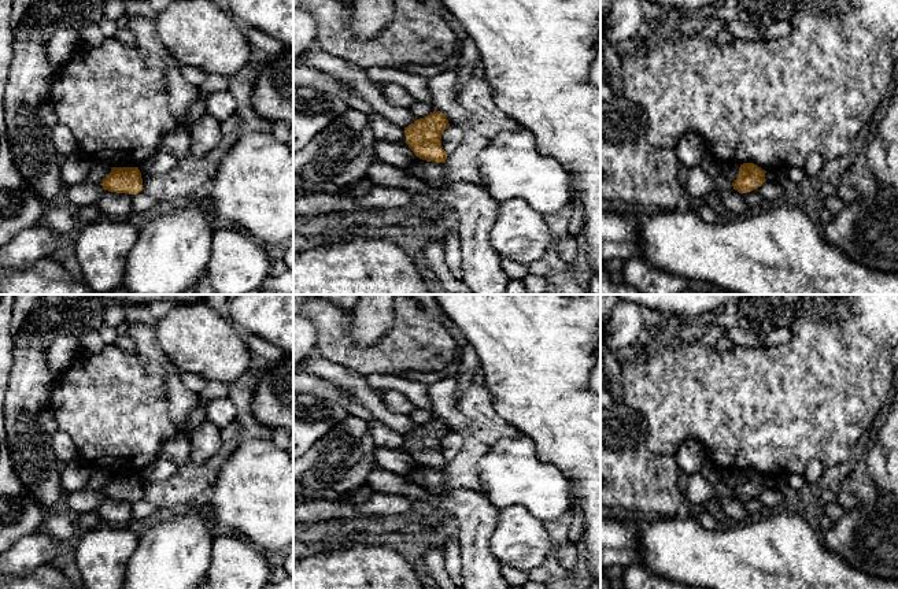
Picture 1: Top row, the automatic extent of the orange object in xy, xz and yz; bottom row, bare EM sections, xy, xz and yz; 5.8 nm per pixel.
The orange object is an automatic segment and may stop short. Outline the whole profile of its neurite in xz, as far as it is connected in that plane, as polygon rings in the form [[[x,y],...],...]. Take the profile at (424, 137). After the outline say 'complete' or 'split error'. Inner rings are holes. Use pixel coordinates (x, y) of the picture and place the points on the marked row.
[[[435,110],[404,127],[406,144],[422,160],[446,163],[448,155],[441,147],[441,134],[448,127],[447,116]]]; complete

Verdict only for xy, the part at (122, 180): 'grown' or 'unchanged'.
unchanged

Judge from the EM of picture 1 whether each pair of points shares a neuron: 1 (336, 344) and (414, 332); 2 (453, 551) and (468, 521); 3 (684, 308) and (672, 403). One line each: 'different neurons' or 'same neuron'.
1: same neuron
2: different neurons
3: different neurons

